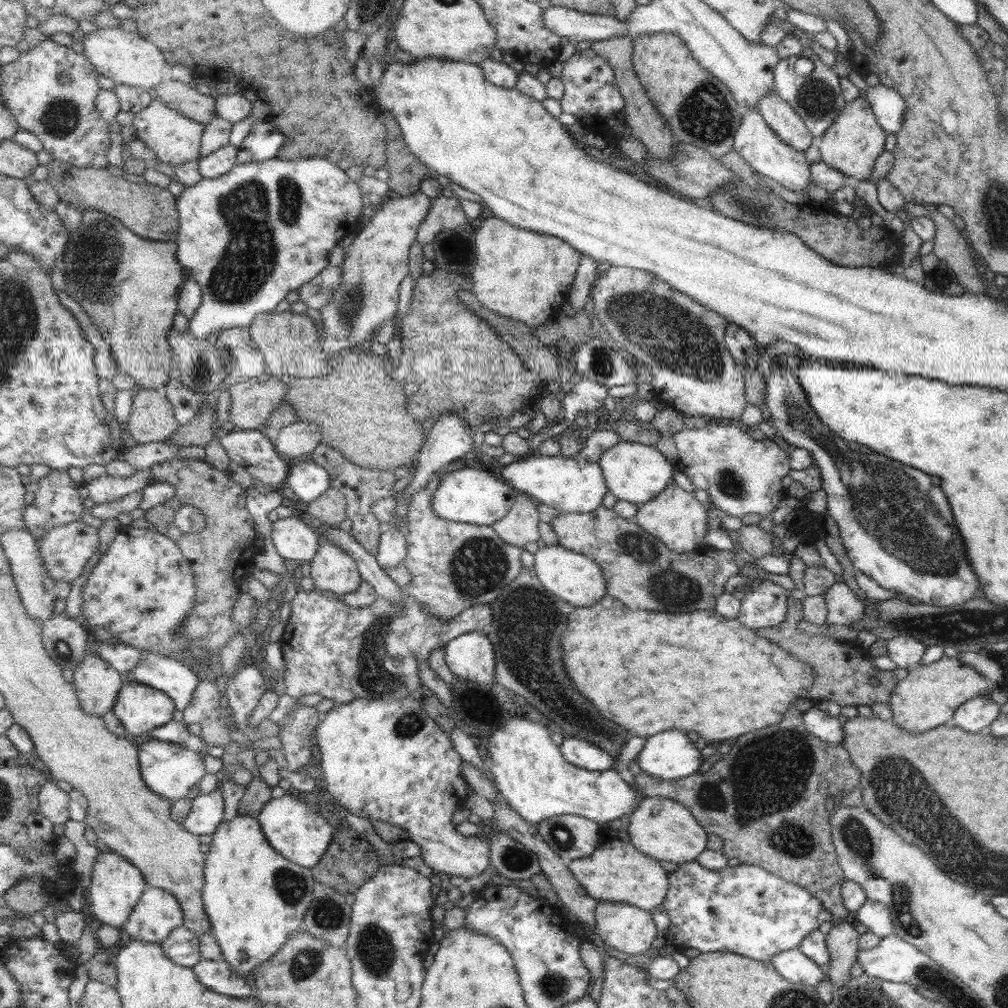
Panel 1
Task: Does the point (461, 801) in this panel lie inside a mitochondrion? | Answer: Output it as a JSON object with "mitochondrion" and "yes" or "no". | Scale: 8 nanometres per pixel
{"mitochondrion":"no"}

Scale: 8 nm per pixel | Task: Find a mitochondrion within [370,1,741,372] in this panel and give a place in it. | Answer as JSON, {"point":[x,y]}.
{"point":[706,116]}

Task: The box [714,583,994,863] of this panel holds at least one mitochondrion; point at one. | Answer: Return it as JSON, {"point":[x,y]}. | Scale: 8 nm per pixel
{"point":[961,626]}

